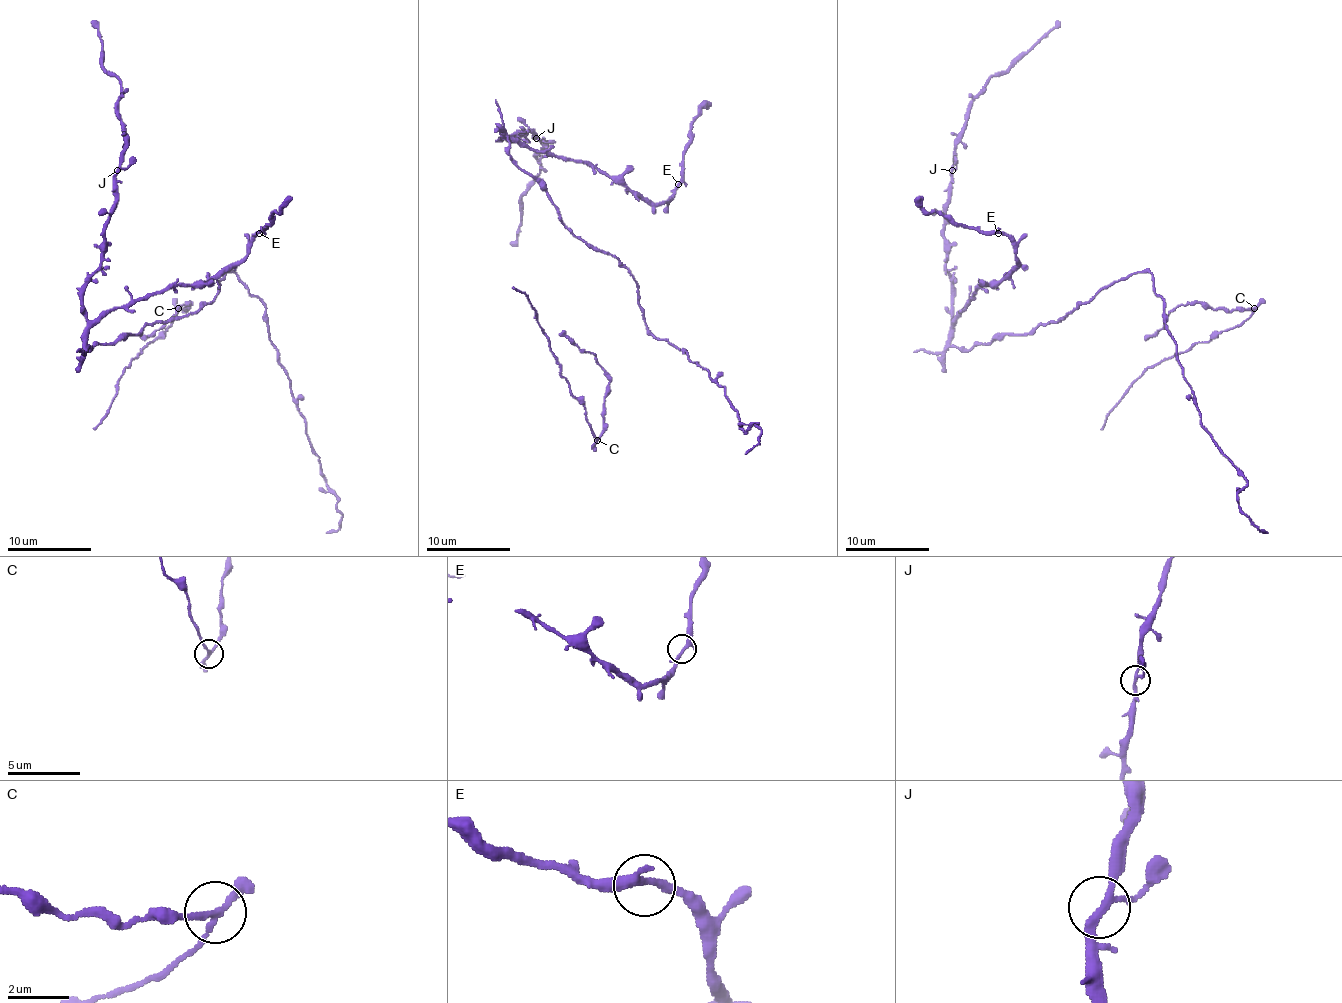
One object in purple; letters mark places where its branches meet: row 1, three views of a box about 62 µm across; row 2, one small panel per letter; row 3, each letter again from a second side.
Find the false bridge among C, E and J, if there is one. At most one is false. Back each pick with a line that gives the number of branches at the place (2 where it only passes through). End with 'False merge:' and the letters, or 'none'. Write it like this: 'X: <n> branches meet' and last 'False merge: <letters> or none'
C: 3 branches meet
False merge: C

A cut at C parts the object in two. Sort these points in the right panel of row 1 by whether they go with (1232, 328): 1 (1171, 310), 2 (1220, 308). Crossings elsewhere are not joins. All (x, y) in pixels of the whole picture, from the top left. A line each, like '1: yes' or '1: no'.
1: no
2: no

